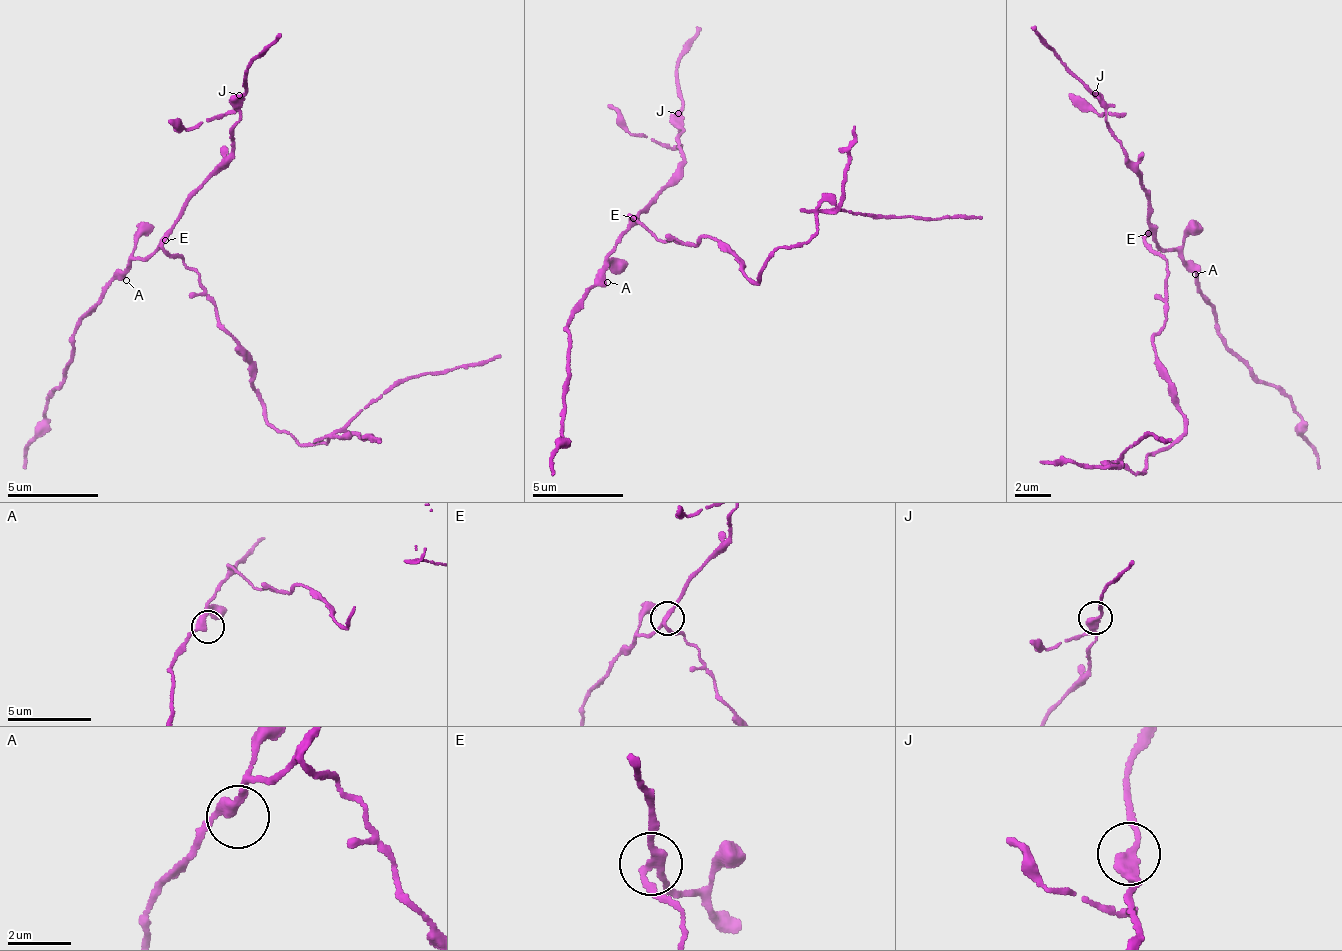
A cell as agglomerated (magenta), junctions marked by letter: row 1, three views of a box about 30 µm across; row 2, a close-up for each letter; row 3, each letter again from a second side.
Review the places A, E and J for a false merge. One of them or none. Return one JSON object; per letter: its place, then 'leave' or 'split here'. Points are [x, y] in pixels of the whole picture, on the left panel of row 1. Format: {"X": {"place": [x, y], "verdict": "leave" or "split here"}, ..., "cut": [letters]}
{"A": {"place": [126, 280], "verdict": "leave"}, "E": {"place": [165, 240], "verdict": "split here"}, "J": {"place": [239, 95], "verdict": "leave"}, "cut": ["E"]}

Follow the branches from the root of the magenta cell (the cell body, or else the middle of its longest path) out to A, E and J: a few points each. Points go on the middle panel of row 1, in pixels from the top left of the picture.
A: (689, 242), (673, 237), (668, 240), (658, 238), (638, 222), (628, 226), (609, 258), (607, 282)
E: (689, 242), (673, 237), (668, 240), (658, 238), (638, 222), (633, 225), (632, 219)
J: (689, 242), (658, 238), (638, 222), (633, 225), (631, 222), (638, 209), (667, 185), (682, 162), (678, 113)

